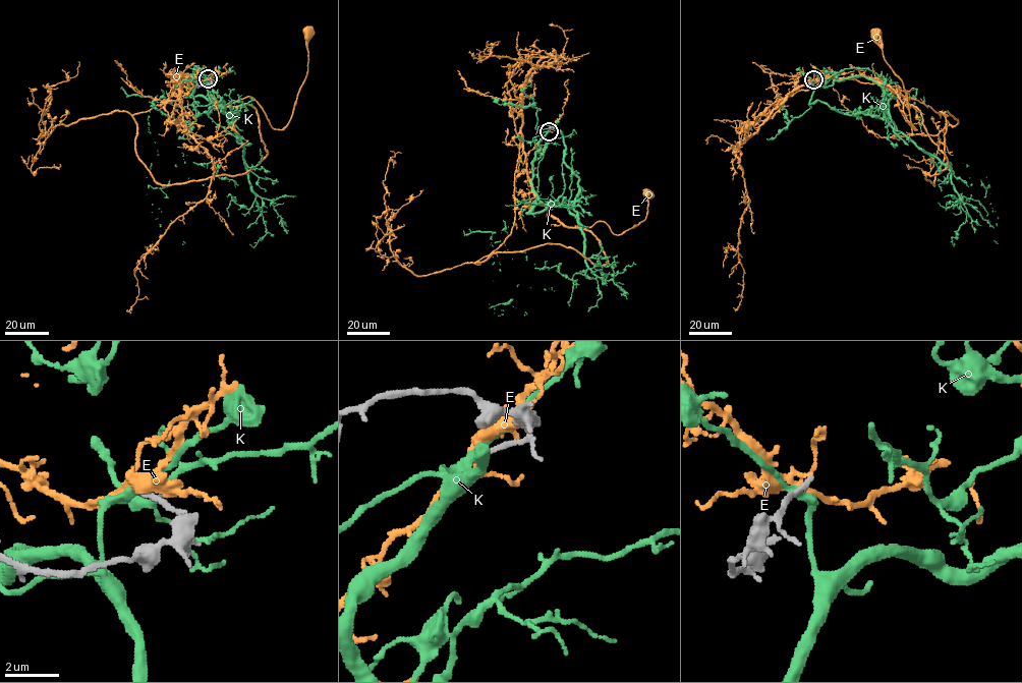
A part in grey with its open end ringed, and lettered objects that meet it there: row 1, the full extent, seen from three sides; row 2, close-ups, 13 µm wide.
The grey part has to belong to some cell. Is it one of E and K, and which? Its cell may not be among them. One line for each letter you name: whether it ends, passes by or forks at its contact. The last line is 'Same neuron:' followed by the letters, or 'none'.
Same neuron: none

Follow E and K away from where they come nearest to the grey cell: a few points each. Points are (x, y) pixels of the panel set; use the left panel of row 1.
E: (207, 78), (184, 76), (203, 83), (224, 106), (251, 97), (270, 124), (281, 129), (307, 72), (307, 32)
K: (208, 79), (256, 198), (236, 204), (214, 162), (175, 165), (158, 218), (174, 222), (182, 244)

